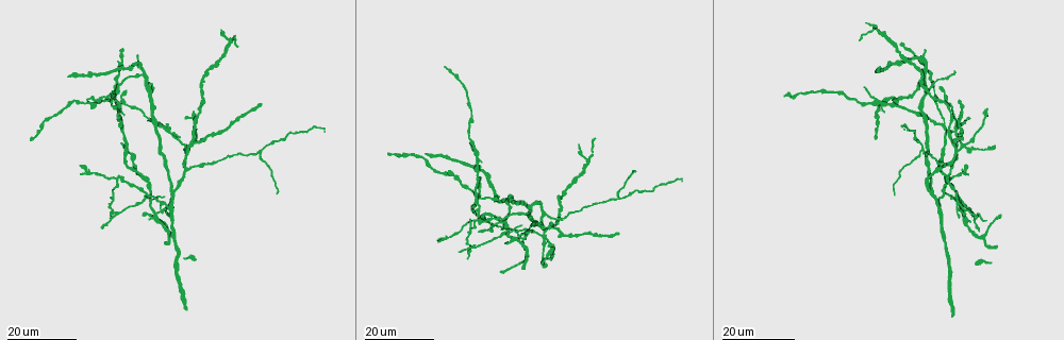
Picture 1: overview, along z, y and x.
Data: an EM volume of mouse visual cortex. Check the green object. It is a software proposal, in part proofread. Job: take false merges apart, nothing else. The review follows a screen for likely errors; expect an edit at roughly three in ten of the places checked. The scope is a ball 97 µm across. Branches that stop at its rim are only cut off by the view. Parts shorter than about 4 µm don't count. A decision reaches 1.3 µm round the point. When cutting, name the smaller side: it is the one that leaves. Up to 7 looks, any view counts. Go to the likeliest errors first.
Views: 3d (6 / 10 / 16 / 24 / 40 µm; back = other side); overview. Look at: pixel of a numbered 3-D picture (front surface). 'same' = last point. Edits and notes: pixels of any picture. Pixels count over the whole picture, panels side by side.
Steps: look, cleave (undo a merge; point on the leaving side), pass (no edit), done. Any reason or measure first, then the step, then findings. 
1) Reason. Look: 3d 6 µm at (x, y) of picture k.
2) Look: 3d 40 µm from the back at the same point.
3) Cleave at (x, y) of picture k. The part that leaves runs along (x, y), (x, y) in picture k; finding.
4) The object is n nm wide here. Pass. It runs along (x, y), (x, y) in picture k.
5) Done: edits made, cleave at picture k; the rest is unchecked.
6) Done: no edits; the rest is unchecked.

Look: 3d 16 µm at (157, 214) of picture 1.

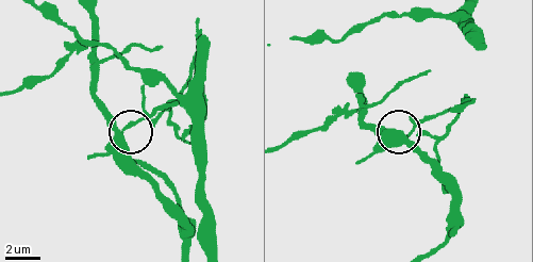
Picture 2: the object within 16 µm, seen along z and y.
Look: 3d 10 µm at (125, 130) of picture 2.

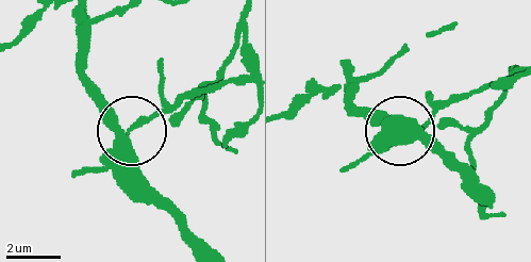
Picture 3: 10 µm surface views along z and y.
3 arms meet here. Cleave at (89, 167) of picture 3. Two neurons meet here.

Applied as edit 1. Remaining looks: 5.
Look: overview.

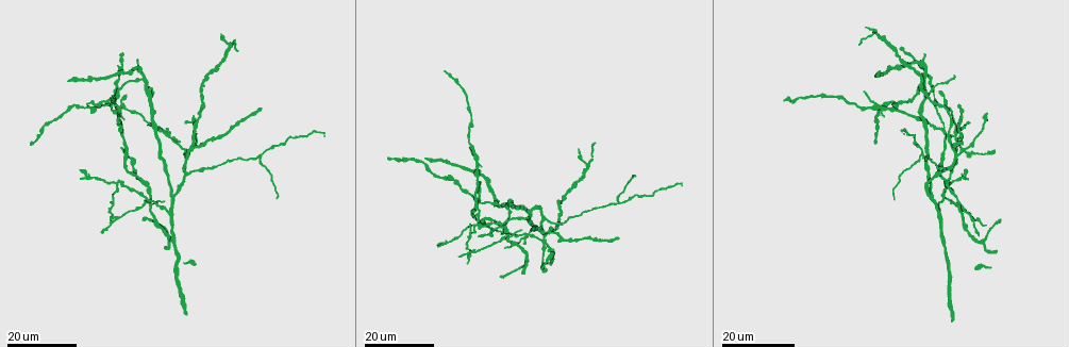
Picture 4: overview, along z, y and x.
Three-way junction. Look: 3d 24 µm at (261, 156) of picture 4.

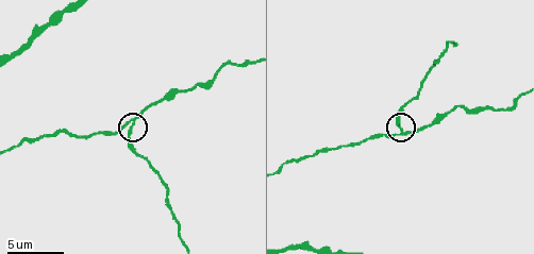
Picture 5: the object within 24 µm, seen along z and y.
Look: 3d 6 µm at (135, 121) of picture 5.

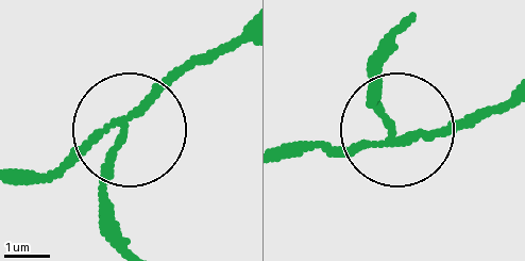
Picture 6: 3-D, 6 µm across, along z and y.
The side arm is 18 µm long. Cleave at (101, 188) of picture 6. The part that leaves runs along (121, 137), (109, 202), (121, 237) in picture 6; a second neuron is stuck on.

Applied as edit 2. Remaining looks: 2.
Done: edits made, cleave at picture 3, cleave at picture 6; the rest is unchecked.

